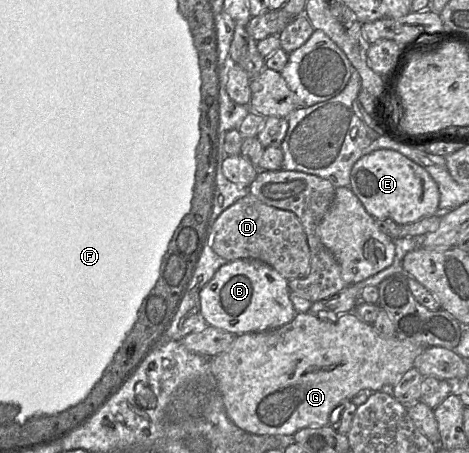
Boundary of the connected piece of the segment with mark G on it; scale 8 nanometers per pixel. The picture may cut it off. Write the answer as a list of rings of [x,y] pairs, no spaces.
[[[354,312],[332,316],[335,318],[325,318],[326,316],[316,316],[307,313],[297,313],[293,320],[279,328],[262,331],[248,332],[236,336],[232,345],[224,352],[209,358],[210,367],[217,380],[219,392],[222,396],[228,418],[239,428],[254,434],[273,435],[281,437],[292,436],[300,429],[306,427],[321,427],[331,423],[332,411],[343,401],[351,400],[358,392],[368,390],[371,392],[388,390],[411,368],[414,367],[415,358],[427,347],[413,343],[409,340],[398,337],[382,337],[372,324],[359,318]]]

